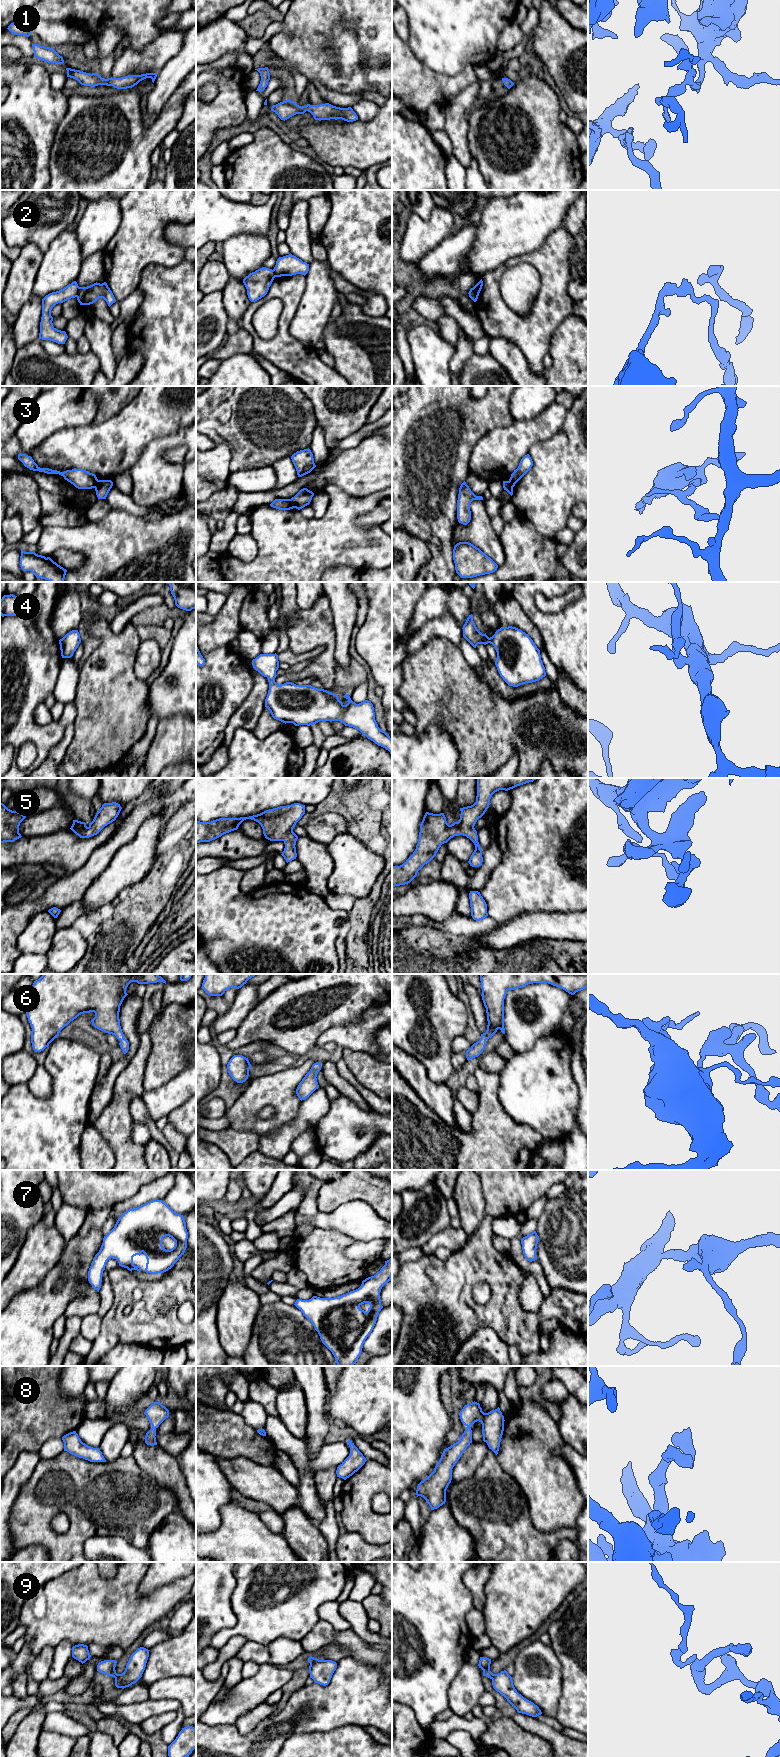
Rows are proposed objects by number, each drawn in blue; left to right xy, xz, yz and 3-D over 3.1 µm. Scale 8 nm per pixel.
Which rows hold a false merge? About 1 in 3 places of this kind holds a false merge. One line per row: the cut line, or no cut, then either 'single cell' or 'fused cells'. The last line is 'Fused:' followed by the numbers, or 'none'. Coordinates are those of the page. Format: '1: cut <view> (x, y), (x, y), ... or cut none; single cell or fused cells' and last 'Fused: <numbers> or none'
1: cut none; single cell
2: cut xy (79, 287), (76, 296); fused cells
3: cut xz (288, 499), (294, 507); fused cells
4: cut none; single cell
5: cut none; single cell
6: cut none; single cell
7: cut none; single cell
8: cut none; single cell
9: cut yz (494, 1674), (491, 1678); fused cells
Fused: 2, 3, 9

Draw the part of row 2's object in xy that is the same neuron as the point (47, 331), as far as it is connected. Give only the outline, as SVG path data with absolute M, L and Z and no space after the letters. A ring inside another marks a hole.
M74 281L63 289L52 292L42 299L42 317L39 339L50 340L58 344L65 344L68 336L65 331L58 330L53 326L51 310L56 304L77 297L78 290L79 286L77 282Z

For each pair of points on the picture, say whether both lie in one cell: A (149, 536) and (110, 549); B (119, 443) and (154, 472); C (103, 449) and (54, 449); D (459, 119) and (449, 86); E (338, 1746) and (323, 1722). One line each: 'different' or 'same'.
A: same
B: different
C: same
D: different
E: different

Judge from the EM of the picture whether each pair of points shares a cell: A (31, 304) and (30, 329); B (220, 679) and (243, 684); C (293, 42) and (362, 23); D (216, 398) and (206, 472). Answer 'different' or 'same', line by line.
A: same
B: same
C: same
D: different

